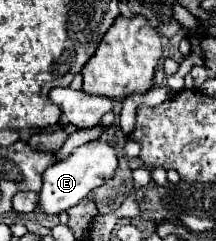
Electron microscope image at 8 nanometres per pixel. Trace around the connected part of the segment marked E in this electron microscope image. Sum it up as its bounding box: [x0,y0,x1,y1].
[40,140,118,214]

